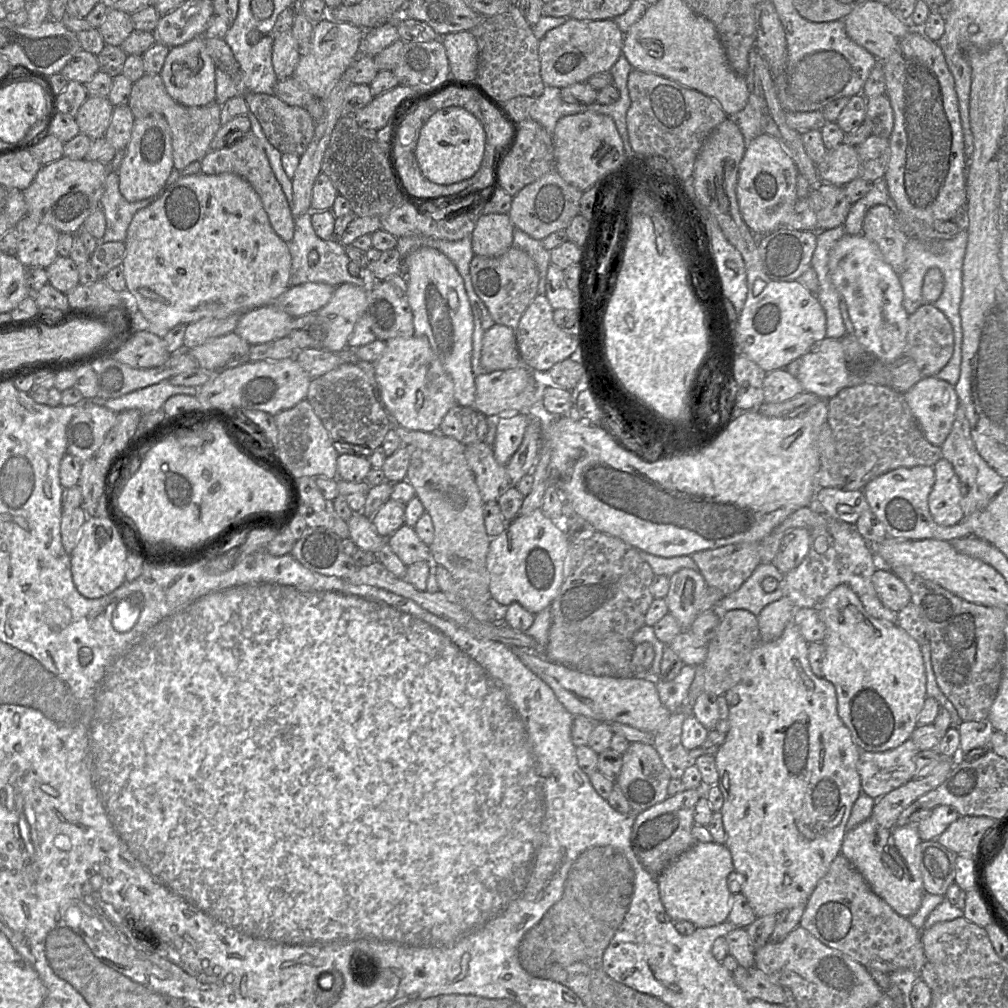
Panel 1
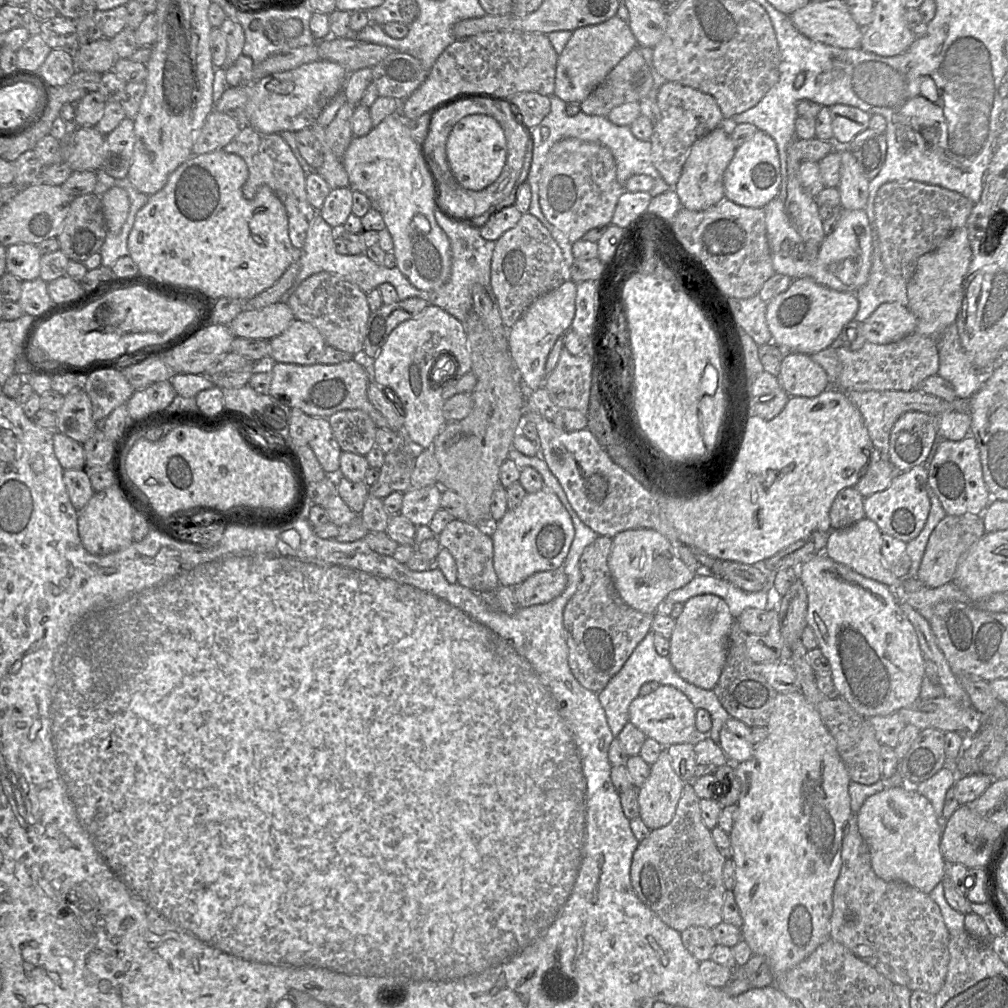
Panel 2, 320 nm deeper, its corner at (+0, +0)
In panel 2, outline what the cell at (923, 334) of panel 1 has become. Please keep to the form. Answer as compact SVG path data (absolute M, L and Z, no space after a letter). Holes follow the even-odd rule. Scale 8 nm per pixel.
M917 332L888 344L865 342L856 351L850 351L842 345L836 349L836 353L841 362L841 372L832 387L843 391L911 391L915 390L919 383L928 376L937 374L939 368L939 354L935 338Z

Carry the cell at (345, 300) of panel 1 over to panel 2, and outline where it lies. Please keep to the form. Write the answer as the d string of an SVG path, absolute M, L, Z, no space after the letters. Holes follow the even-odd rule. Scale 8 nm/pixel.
M294 319L280 335L270 340L270 361L297 365L318 364L326 343L311 324Z

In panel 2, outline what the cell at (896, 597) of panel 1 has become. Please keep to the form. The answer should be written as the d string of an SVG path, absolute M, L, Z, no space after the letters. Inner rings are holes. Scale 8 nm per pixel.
M966 513L961 516L946 515L932 531L917 572L918 580L927 587L937 588L951 582L961 556L984 534L982 515Z

